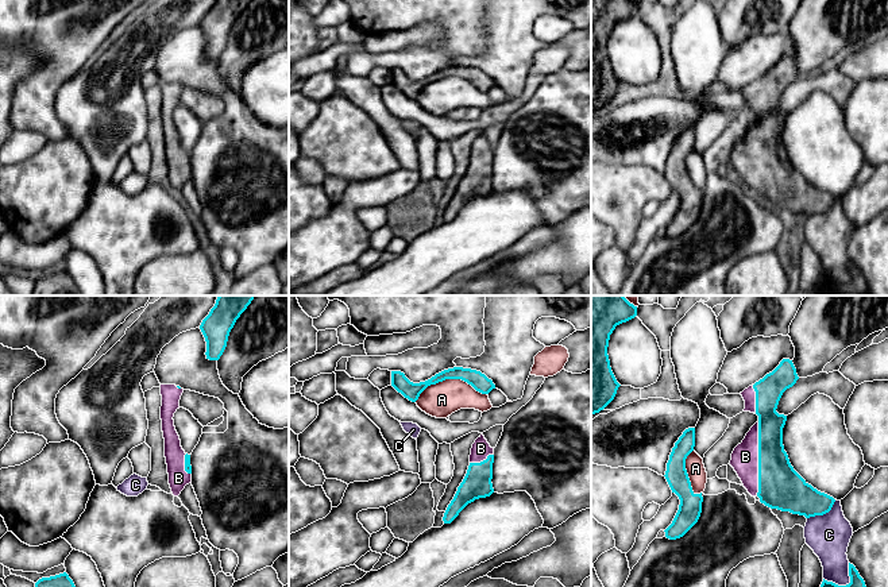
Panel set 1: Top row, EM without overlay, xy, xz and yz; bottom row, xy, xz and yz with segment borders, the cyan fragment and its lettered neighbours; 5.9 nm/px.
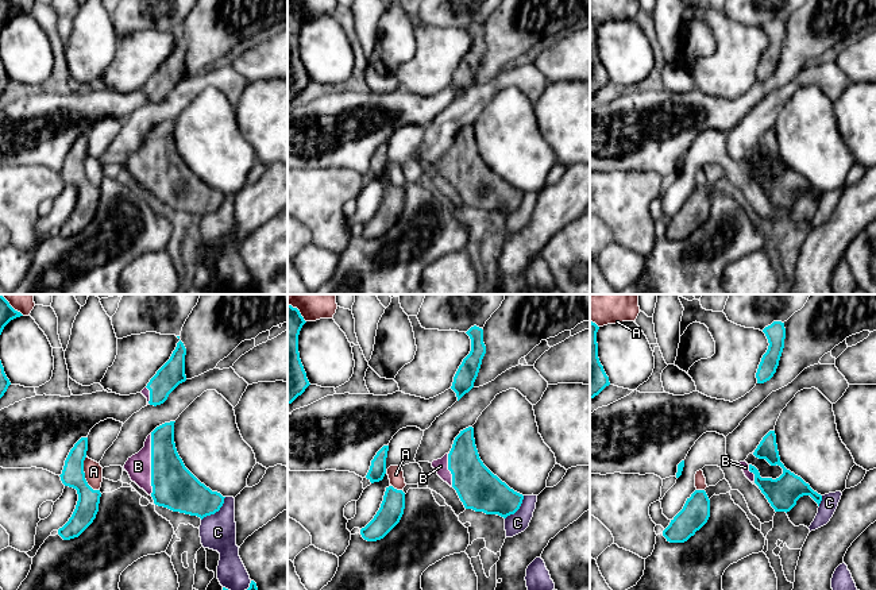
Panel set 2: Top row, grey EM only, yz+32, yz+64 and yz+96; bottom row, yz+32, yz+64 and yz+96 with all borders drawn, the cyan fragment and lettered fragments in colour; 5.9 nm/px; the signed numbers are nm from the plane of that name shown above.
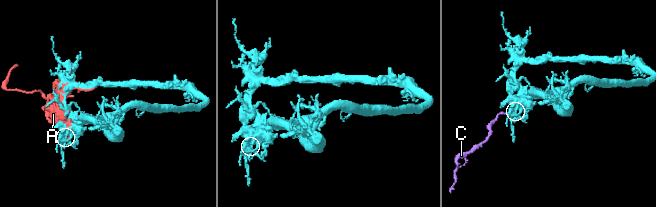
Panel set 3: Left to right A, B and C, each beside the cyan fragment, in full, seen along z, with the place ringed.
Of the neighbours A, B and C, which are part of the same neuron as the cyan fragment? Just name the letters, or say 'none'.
B

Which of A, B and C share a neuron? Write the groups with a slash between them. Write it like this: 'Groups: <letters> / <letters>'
Groups: A / B / C

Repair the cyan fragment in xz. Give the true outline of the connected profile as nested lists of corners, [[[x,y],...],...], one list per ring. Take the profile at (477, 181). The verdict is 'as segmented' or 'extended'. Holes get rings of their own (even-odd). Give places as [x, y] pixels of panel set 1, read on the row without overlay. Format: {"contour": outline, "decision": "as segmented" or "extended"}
{"contour": [[[480,132],[472,142],[467,171],[444,211],[444,221],[451,221],[468,201],[494,190],[493,161],[494,146]]], "decision": "extended"}

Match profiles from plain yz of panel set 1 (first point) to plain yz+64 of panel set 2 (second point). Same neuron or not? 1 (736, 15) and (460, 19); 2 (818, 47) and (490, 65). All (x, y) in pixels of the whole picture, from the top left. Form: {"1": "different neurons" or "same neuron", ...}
{"1": "same neuron", "2": "same neuron"}

